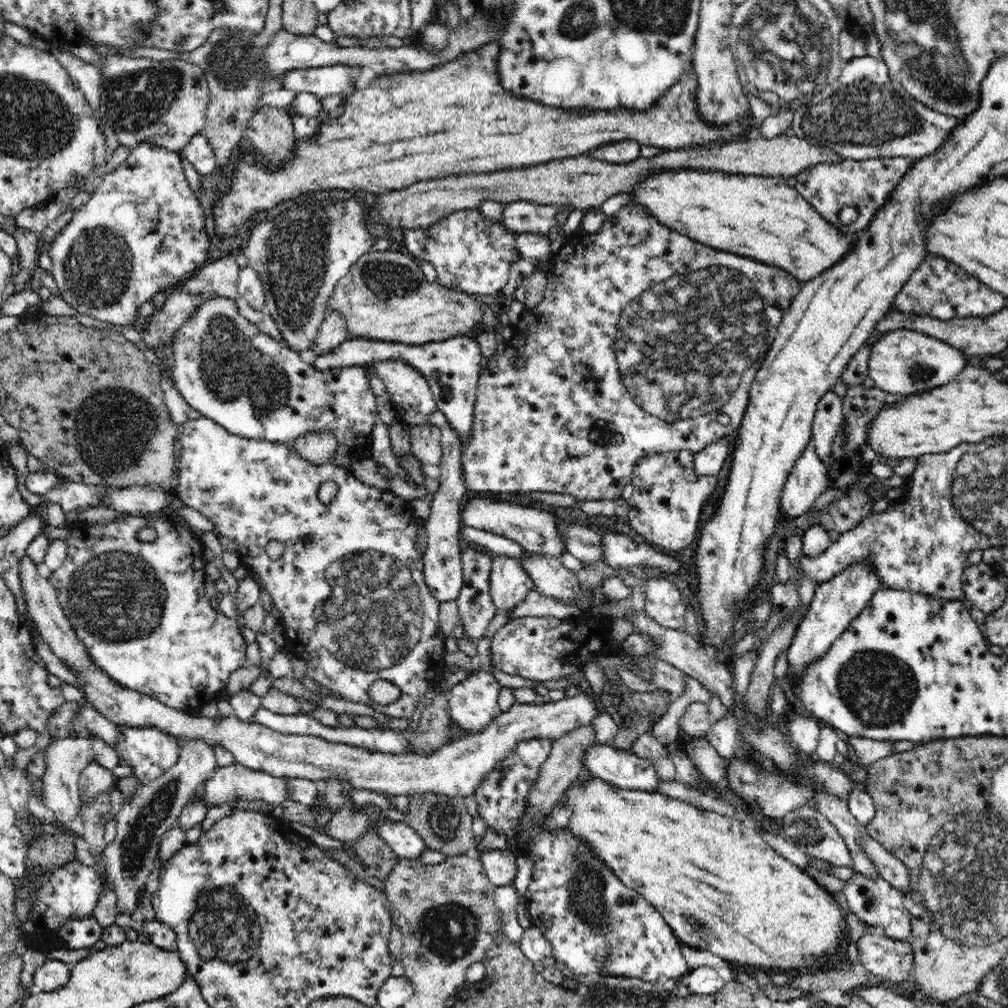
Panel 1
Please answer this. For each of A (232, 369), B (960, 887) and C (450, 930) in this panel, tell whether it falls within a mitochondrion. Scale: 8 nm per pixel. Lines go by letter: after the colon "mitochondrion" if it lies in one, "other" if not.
A: mitochondrion
B: mitochondrion
C: mitochondrion

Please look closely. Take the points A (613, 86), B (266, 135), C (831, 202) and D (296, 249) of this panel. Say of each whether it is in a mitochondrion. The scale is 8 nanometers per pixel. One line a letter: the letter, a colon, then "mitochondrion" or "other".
A: other
B: other
C: other
D: mitochondrion

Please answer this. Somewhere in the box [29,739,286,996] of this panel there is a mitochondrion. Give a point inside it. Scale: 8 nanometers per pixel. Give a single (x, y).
(214, 928)

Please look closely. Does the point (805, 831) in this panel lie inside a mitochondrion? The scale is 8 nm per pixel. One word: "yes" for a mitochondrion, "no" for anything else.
yes

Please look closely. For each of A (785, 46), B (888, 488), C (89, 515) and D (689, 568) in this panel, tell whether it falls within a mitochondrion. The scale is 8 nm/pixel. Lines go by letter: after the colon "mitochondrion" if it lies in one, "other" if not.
A: mitochondrion
B: other
C: other
D: other

